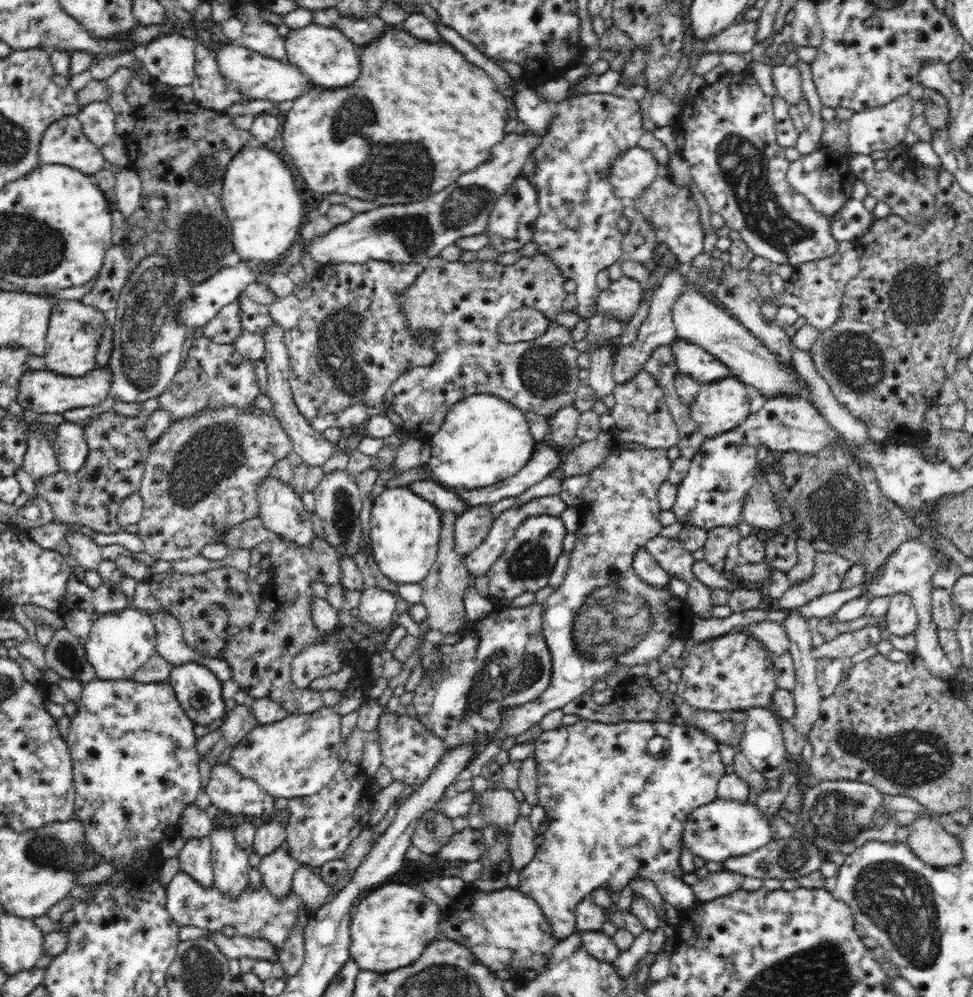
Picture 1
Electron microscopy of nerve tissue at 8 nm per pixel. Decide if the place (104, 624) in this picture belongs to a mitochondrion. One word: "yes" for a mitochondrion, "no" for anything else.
no

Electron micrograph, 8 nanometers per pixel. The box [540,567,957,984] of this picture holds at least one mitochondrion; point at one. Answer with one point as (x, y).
(900, 902)

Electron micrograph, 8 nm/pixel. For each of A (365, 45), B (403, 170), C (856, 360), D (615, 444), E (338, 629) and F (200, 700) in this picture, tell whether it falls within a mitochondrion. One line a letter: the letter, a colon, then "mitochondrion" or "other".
A: other
B: mitochondrion
C: mitochondrion
D: other
E: other
F: mitochondrion

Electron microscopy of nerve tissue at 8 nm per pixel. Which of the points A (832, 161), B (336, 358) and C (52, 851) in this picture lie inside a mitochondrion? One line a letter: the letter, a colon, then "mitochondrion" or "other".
A: other
B: mitochondrion
C: mitochondrion

